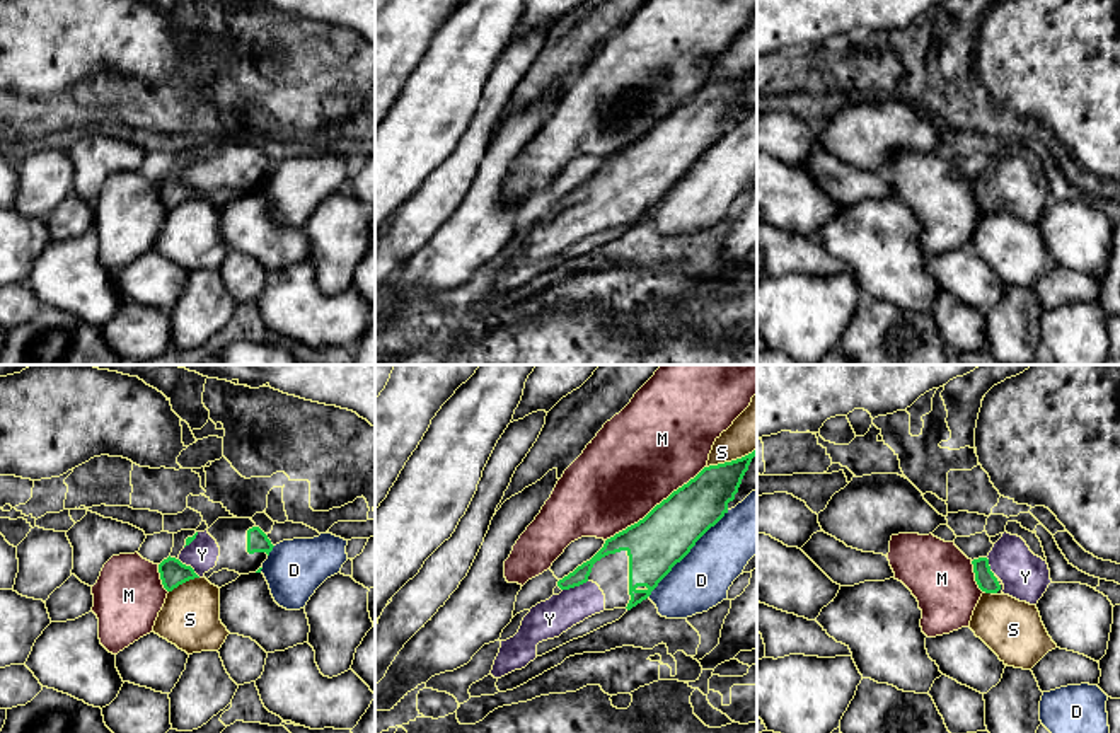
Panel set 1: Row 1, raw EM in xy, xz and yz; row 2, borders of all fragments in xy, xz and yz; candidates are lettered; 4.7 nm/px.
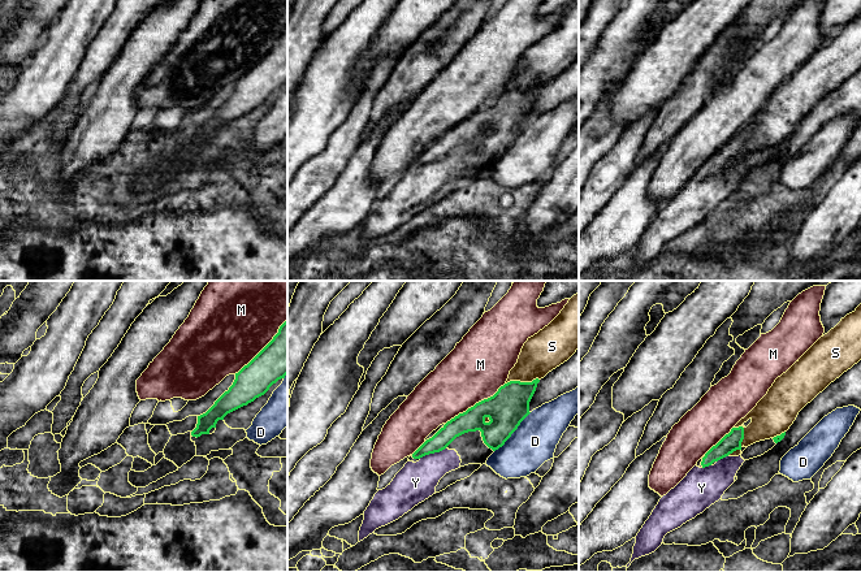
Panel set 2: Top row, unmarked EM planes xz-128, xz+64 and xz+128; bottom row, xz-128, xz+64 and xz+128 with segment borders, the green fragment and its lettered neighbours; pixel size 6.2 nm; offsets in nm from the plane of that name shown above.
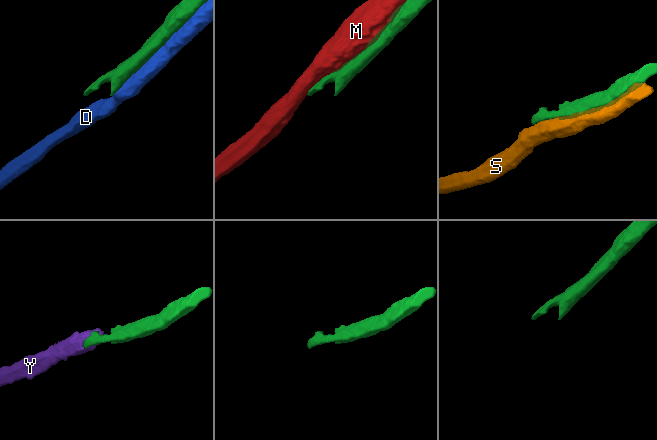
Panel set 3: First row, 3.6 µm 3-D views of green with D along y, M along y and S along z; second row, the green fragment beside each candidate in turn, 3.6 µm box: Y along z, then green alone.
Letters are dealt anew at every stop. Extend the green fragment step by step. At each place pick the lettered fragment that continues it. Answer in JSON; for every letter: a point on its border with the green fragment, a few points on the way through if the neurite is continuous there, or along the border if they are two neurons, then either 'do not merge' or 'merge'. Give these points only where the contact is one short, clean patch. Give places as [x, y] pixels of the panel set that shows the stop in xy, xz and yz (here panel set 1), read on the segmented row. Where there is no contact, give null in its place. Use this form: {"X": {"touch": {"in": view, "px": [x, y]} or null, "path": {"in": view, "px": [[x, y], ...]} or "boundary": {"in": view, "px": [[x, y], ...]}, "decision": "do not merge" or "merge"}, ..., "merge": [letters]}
{"D": {"touch": {"in": "xz", "px": [686, 554]}, "decision": "do not merge"}, "M": {"touch": {"in": "xz", "px": [657, 505]}, "decision": "do not merge"}, "S": {"touch": {"in": "xy", "px": [183, 582]}, "decision": "do not merge"}, "Y": {"touch": {"in": "xz", "px": [575, 585]}, "path": {"in": "xz", "px": [[580, 575], [575, 585], [575, 594], [549, 619]]}, "decision": "merge"}, "merge": ["Y"]}

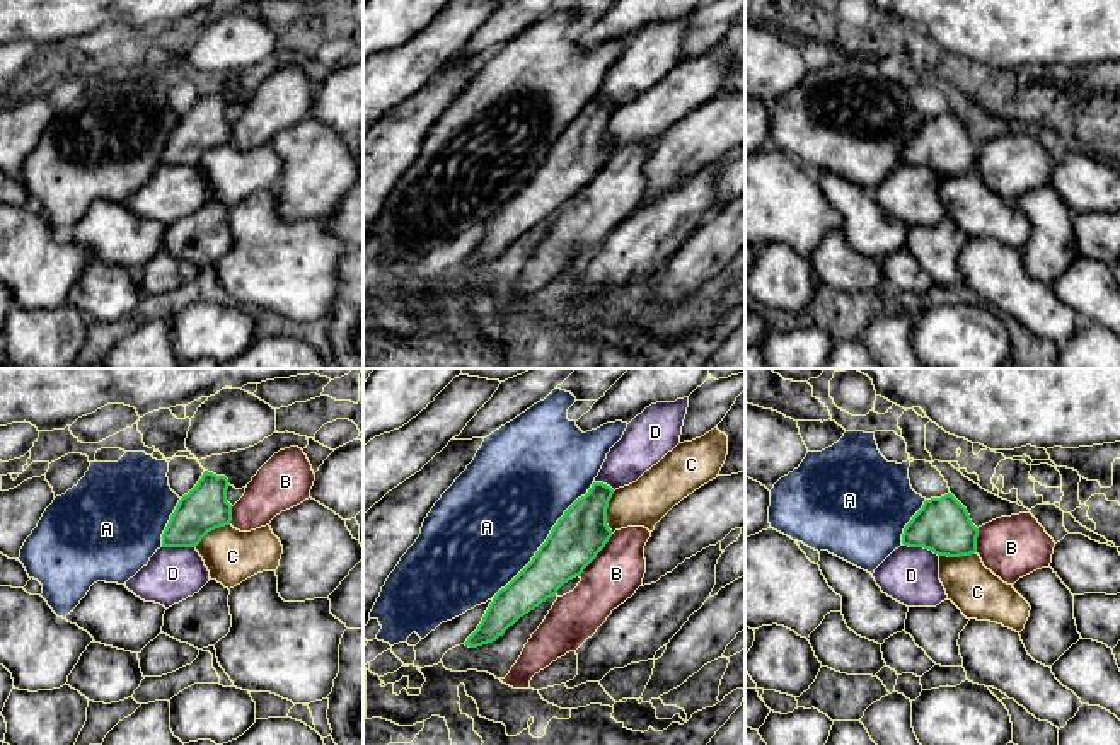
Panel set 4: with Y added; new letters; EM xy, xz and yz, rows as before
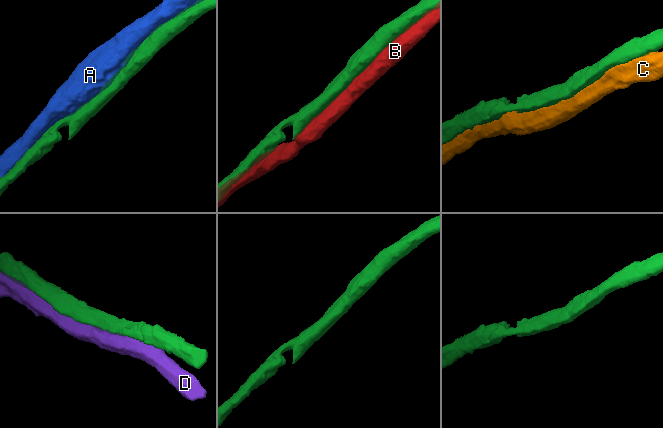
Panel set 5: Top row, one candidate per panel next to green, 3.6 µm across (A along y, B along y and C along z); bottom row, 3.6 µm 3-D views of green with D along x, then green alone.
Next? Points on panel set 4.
{"A": {"touch": {"in": "xz", "px": [546, 539]}, "decision": "do not merge"}, "B": {"touch": {"in": "xz", "px": [597, 553]}, "decision": "do not merge"}, "C": {"touch": {"in": "xz", "px": [606, 512]}, "decision": "do not merge"}, "D": {"touch": {"in": "yz", "px": [921, 546]}, "decision": "do not merge"}, "merge": []}

